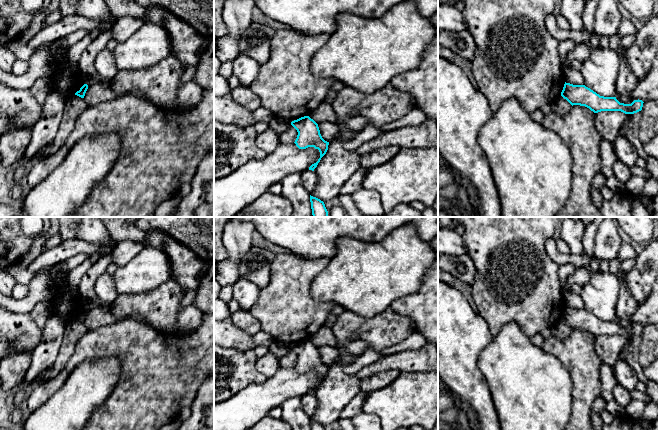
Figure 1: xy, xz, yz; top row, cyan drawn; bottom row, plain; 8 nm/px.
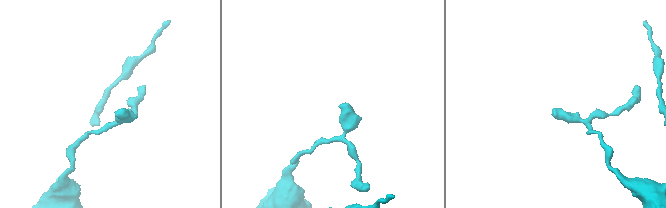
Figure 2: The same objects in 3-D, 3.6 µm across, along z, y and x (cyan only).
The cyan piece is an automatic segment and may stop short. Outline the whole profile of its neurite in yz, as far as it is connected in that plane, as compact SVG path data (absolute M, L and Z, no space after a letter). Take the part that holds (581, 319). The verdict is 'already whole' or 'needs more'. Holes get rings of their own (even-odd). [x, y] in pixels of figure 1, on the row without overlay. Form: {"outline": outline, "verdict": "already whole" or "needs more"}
{"outline": "M564 308L561 320L572 330L580 329L589 332L594 337L601 335L621 335L634 338L642 334L643 325L634 324L631 328L620 327L616 321L600 320L585 309Z", "verdict": "already whole"}

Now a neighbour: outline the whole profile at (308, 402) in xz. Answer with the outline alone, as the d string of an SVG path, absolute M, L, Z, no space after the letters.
M307 394L301 397L301 408L309 416L312 416L317 409L316 397L312 394Z

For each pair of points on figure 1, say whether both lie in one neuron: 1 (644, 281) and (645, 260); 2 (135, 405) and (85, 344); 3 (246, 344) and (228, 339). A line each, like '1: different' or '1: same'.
1: same
2: same
3: same

